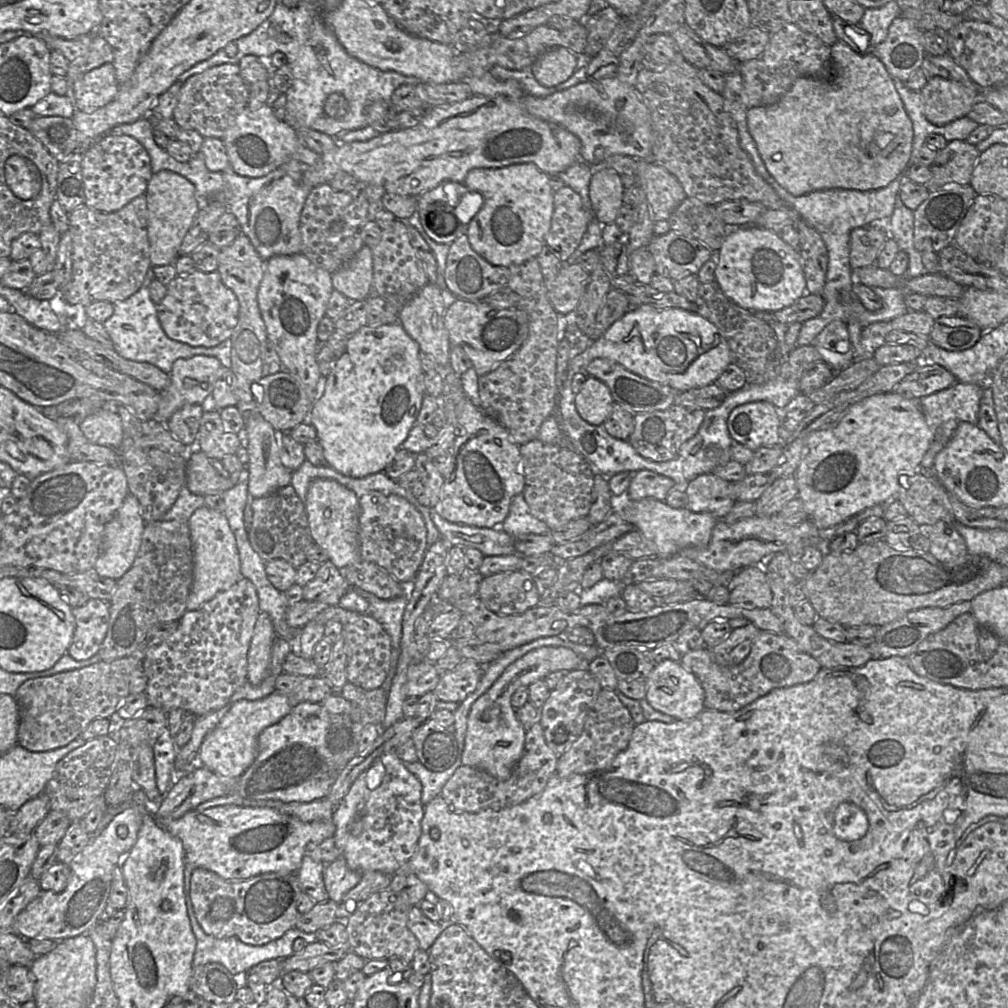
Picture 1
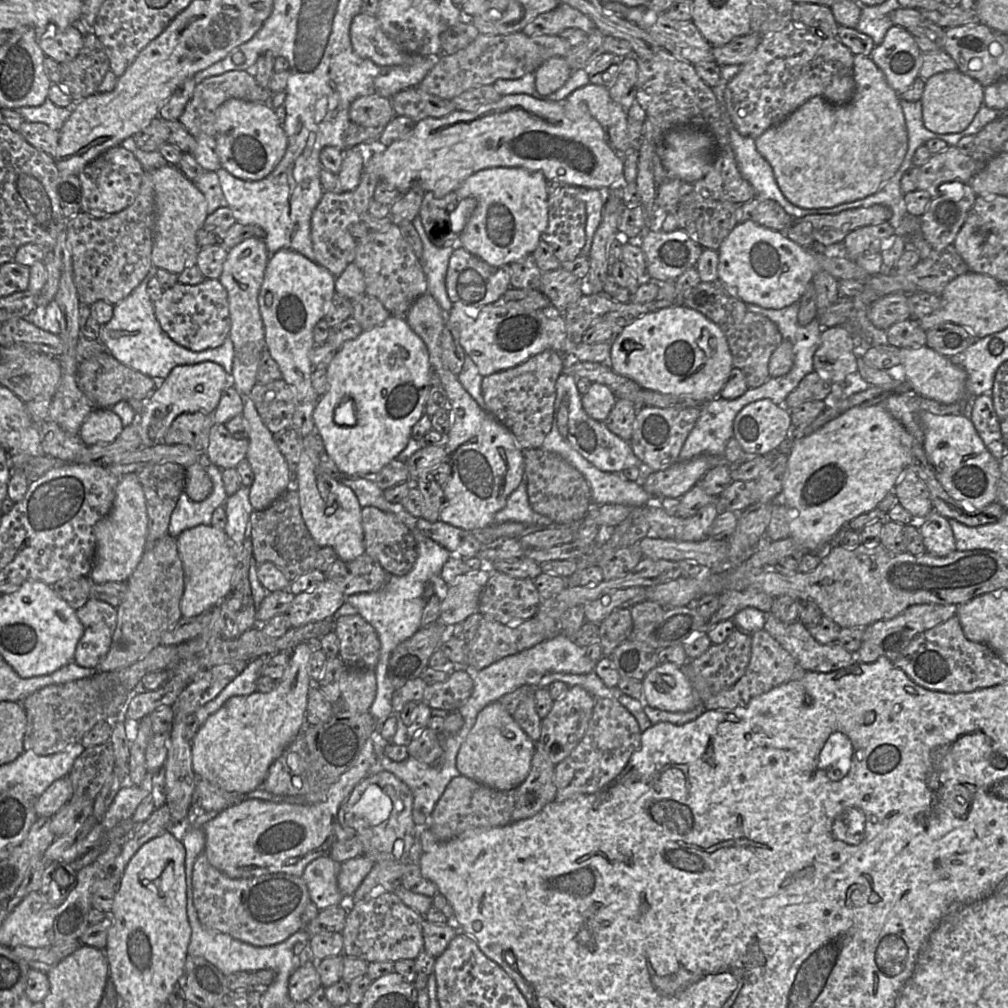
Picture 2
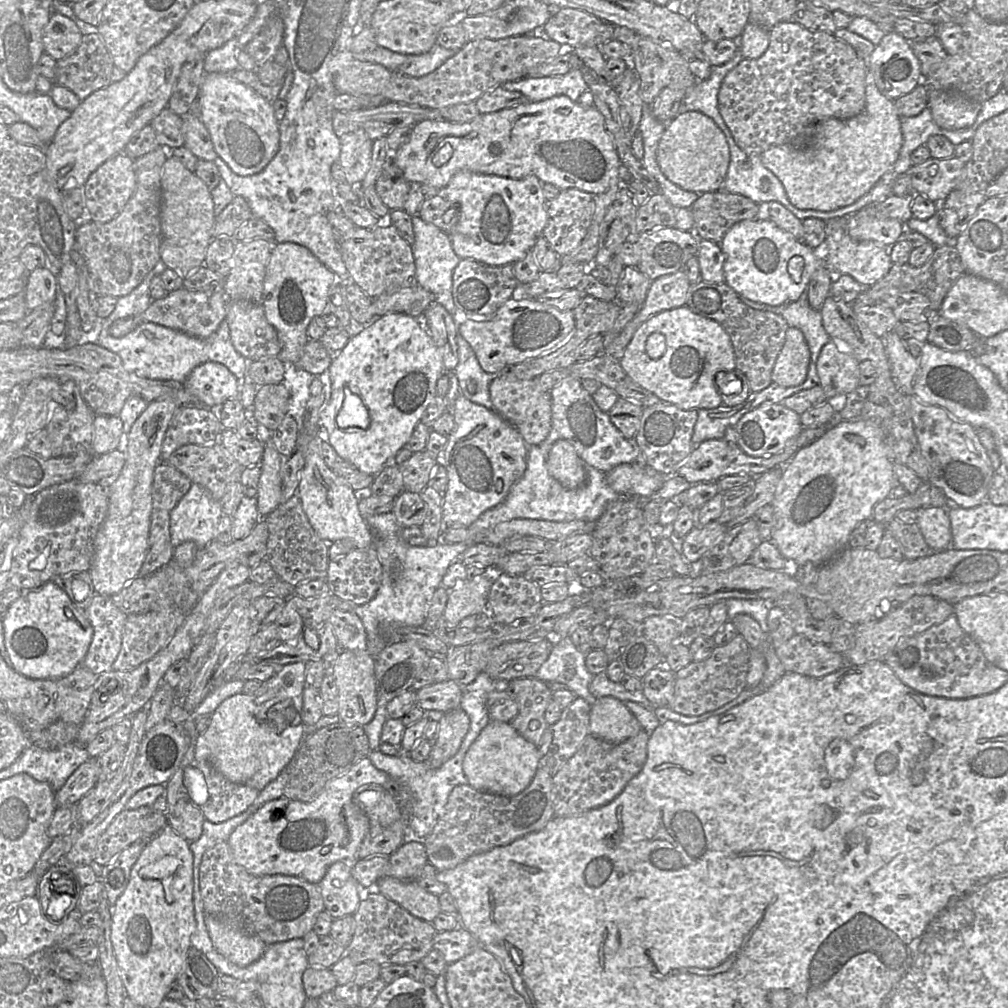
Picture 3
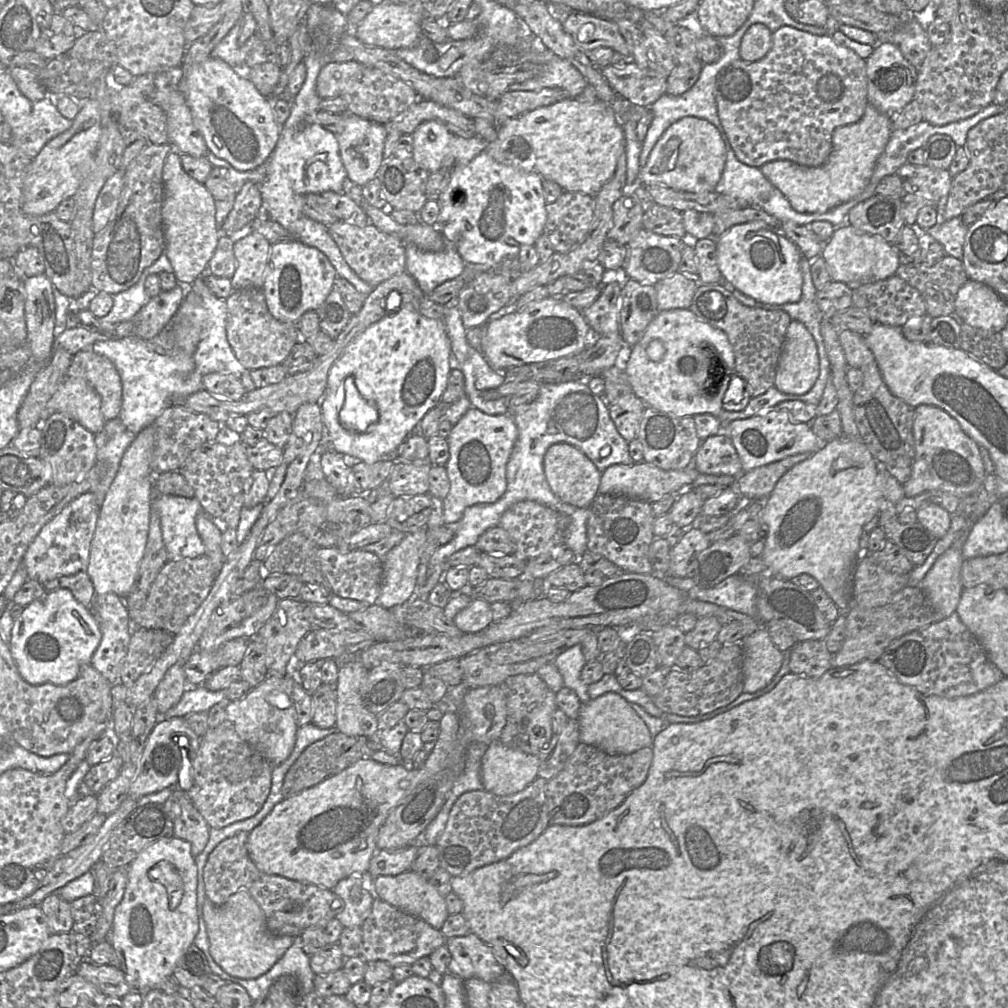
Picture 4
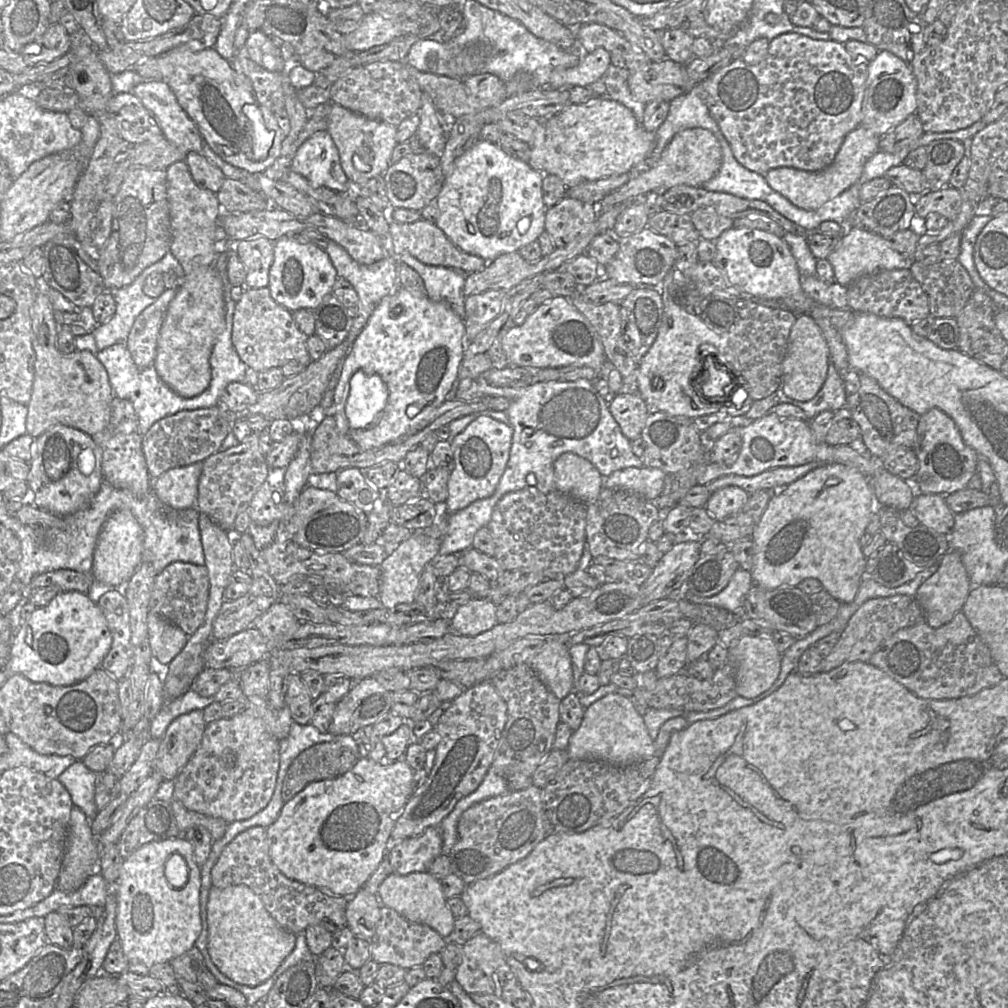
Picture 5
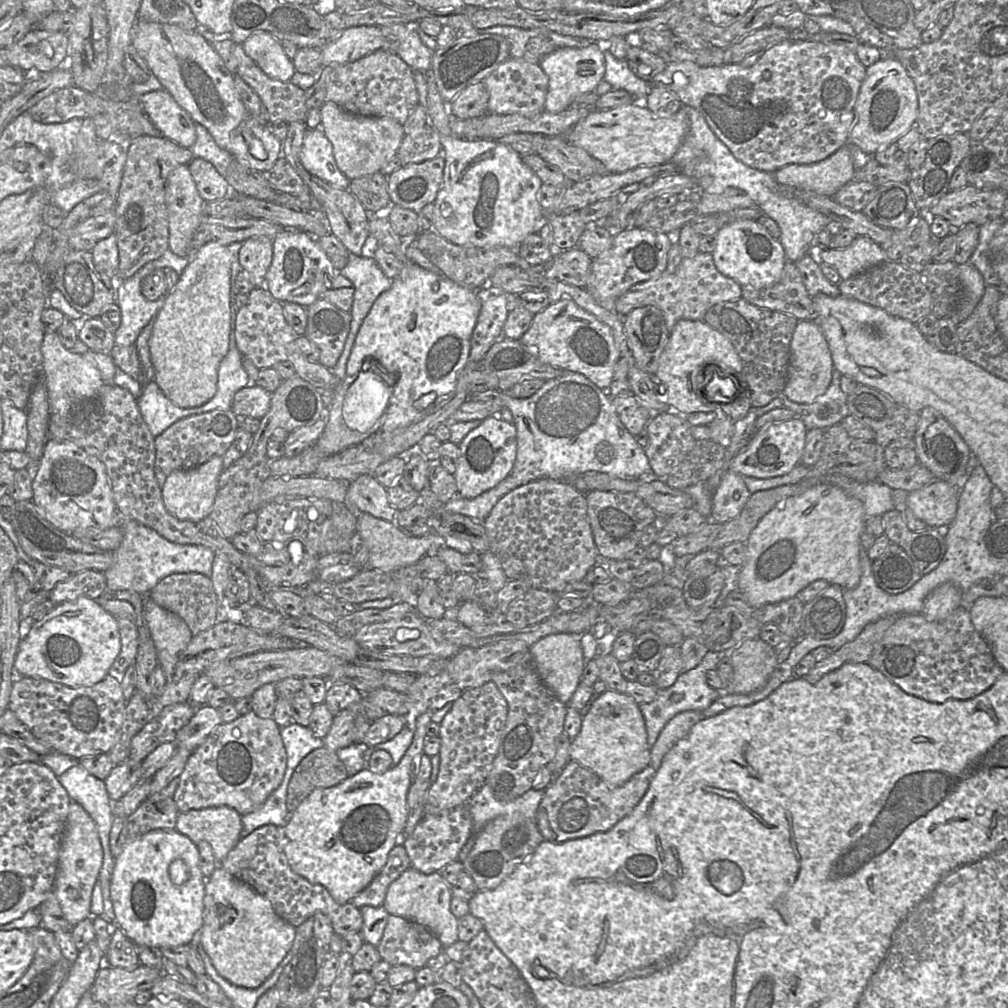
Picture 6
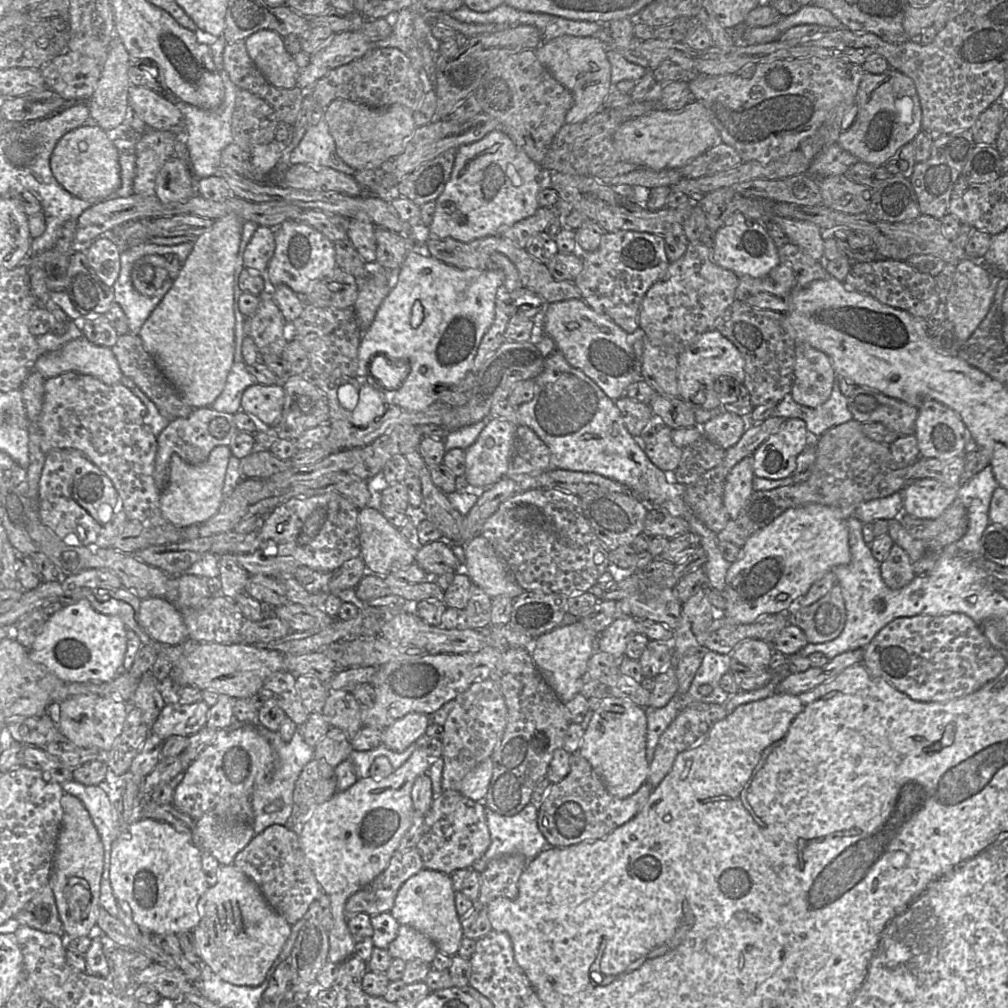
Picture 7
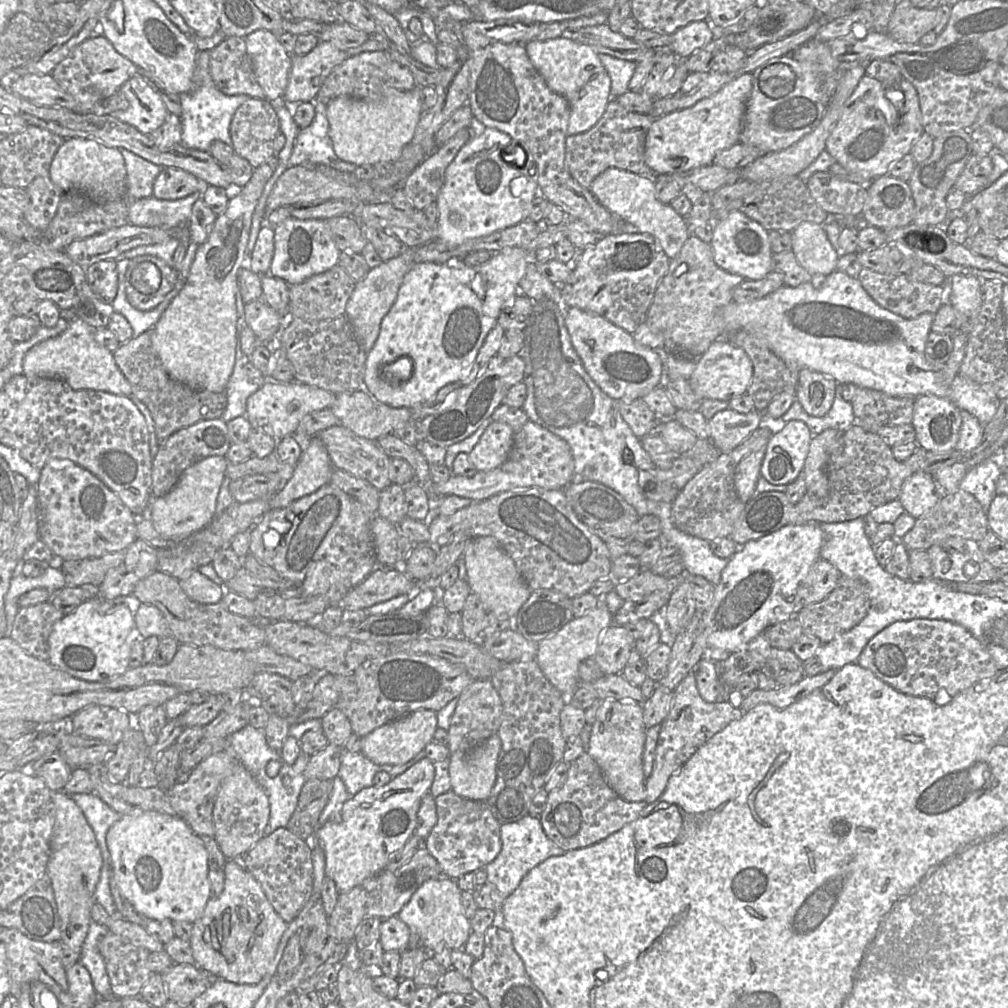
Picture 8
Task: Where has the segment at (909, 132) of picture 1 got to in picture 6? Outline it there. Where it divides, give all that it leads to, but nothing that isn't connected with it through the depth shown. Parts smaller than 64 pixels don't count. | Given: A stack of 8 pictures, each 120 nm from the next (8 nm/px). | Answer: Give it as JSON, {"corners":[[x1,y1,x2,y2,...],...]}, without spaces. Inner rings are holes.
{"corners":[[847,145,841,146,826,159,811,164,789,164,773,172,778,184,788,185,814,192,818,195,833,197,846,183,853,179,854,166]]}

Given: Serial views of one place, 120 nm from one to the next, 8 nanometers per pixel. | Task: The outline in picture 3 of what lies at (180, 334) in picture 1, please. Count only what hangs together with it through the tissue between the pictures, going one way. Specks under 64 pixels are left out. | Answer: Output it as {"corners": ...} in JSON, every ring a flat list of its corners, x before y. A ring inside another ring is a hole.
{"corners":[[181,287,168,292,159,300,154,300,141,314,116,320,109,328,109,333,114,338,121,338,144,323,155,323,177,331,184,332,194,337,207,338,212,335,227,316,227,299,223,292,193,291]]}

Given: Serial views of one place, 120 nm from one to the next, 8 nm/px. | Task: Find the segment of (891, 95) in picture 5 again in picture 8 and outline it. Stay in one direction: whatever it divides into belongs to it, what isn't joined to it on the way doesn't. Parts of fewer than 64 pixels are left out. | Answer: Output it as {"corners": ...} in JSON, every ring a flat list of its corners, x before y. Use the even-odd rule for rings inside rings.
{"corners":[[865,74,845,101,840,117,826,140,828,153,844,168,866,180,887,175,890,165,909,154,924,132,915,87,902,78,900,89,904,100,895,106,886,98,884,86]]}

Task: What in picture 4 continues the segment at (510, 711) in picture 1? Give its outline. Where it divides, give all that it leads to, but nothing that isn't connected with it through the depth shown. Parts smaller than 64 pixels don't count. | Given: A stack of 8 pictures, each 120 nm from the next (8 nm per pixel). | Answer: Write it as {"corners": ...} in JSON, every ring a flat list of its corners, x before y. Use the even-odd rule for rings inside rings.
{"corners":[[499,739,487,745,481,759,483,790,498,796,518,793,538,777,539,757,505,746]]}

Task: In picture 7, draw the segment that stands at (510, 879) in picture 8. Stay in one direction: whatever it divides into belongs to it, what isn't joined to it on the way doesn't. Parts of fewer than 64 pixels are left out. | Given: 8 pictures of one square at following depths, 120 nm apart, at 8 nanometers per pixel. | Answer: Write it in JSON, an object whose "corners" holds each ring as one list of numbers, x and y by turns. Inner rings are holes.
{"corners":[[531,802,527,804,519,813,513,816,501,816,489,808,485,807,485,816,487,826,490,833,490,846,485,854,476,860,471,869,476,872,483,872,490,860,501,857,503,855,521,854,527,862,535,858,538,854,551,846,537,824,538,809]]}

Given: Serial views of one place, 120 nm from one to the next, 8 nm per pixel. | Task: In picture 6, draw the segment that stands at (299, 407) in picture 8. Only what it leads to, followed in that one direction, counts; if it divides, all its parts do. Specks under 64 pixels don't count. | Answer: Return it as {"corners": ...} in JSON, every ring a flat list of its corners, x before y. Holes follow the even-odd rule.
{"corners":[[248,385,236,392,231,411,237,417,261,420,269,411,271,393,257,385]]}

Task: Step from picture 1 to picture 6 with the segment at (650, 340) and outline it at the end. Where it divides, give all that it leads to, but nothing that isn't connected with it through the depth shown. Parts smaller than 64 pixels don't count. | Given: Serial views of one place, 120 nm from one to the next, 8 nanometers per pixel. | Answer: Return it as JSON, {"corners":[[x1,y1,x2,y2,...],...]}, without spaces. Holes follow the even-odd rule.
{"corners":[[679,320,669,334,657,371,651,375,652,381,658,385,658,392,665,394,669,409,688,416,697,412,716,412,722,406,706,398,708,395,704,392,704,370,707,364,718,365,725,373,732,373,742,380,741,359,730,340,704,321]]}

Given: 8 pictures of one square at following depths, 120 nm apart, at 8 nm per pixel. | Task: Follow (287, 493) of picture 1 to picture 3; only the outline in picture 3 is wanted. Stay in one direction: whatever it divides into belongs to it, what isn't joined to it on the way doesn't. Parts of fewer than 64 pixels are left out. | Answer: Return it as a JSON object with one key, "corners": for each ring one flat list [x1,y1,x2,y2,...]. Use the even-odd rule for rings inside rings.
{"corners":[[297,494,260,519,266,520,269,532,263,560,271,565,277,576,293,587,307,580,327,578,329,543,314,531]]}

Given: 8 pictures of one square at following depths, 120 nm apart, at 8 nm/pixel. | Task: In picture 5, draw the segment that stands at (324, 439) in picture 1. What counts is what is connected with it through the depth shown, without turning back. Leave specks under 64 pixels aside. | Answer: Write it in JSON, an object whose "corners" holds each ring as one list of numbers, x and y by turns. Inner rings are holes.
{"corners":[[397,284,393,292,383,297,378,303,343,359,341,375,334,391,333,405,324,414,334,417,338,431,350,437,364,450,379,448,399,440,419,426,421,422,426,421,448,397,452,397,464,355,465,330,465,322,448,303,435,302,428,296,414,296],[396,306,402,307,402,312,399,315,393,312],[358,370,366,374,379,375,387,387,388,399,384,410,370,427,352,431,349,428,344,408,349,392,349,380]]}

